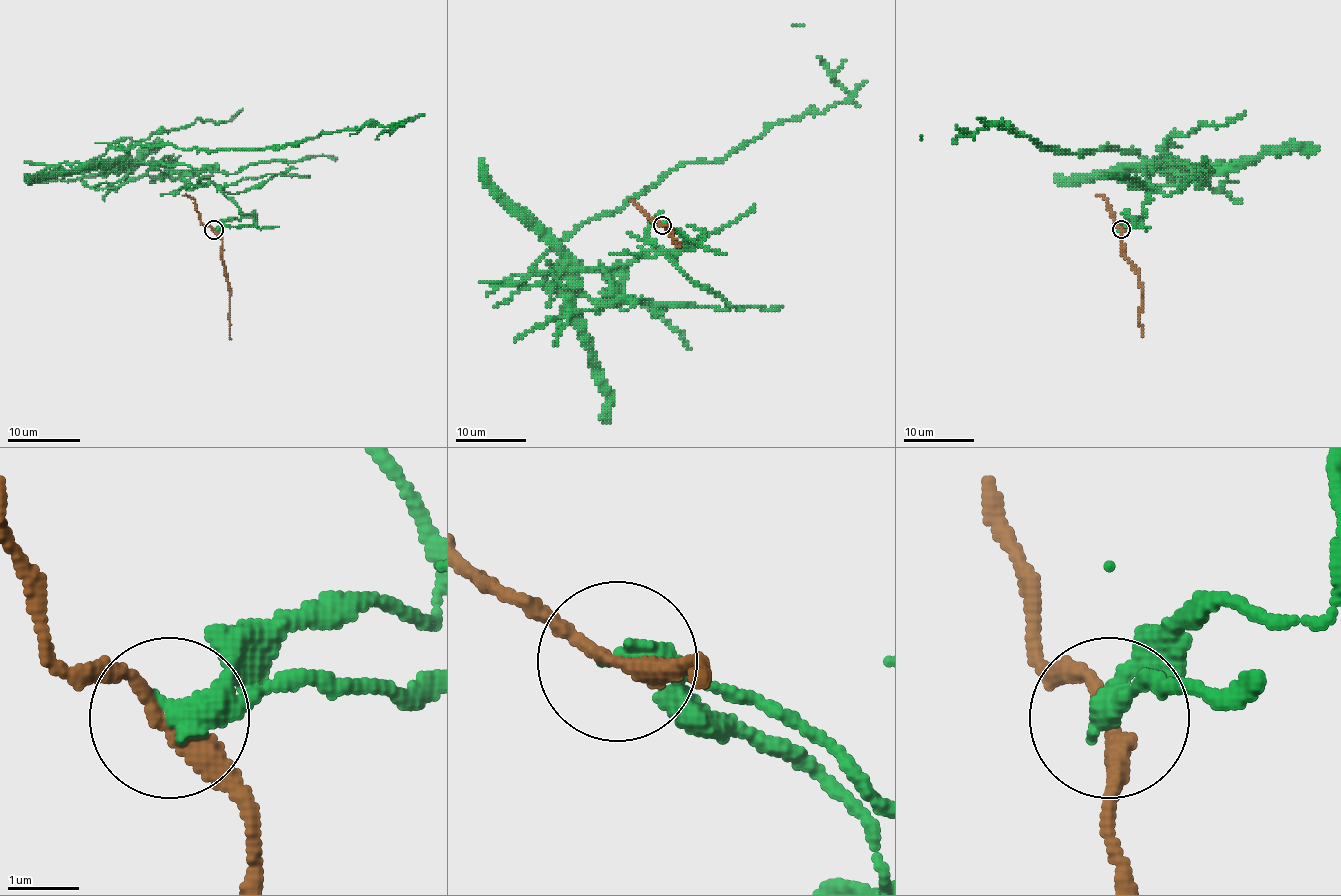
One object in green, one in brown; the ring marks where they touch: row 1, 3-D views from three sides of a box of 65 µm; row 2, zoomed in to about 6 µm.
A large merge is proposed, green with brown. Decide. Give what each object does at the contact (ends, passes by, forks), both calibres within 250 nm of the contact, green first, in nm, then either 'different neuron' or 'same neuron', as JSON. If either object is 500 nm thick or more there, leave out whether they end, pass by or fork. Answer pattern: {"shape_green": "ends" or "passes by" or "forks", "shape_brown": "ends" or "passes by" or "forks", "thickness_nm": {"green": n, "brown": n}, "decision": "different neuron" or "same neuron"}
{"shape_green": "ends", "shape_brown": "passes by", "thickness_nm": {"green": 400, "brown": 240}, "decision": "different neuron"}

